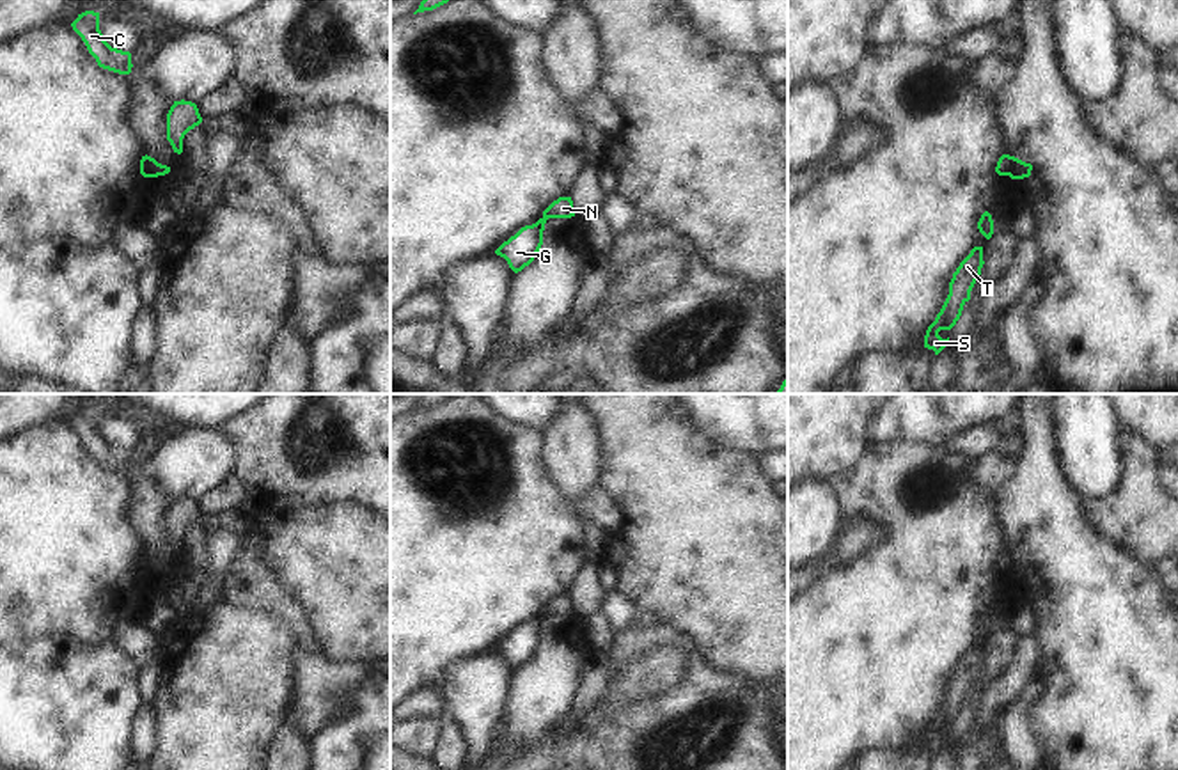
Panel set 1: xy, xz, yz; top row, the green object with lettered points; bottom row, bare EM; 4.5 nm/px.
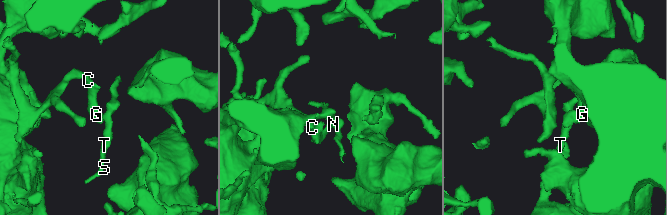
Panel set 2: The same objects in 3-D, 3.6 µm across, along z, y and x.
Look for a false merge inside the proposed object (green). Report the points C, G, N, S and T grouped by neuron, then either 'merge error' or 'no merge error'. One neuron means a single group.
C G / N S T; merge error

